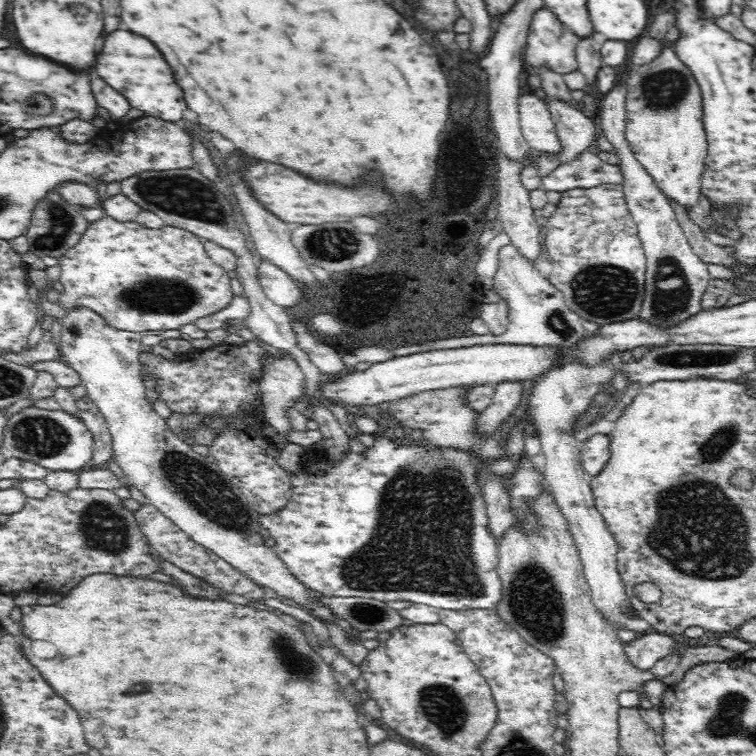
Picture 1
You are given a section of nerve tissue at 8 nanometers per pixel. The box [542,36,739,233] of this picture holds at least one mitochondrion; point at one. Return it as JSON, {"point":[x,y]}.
{"point":[663,92]}

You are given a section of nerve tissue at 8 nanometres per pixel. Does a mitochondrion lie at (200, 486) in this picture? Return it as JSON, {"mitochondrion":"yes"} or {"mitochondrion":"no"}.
{"mitochondrion":"yes"}

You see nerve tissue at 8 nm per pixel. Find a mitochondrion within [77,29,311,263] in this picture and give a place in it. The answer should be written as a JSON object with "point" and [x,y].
{"point":[185,196]}

